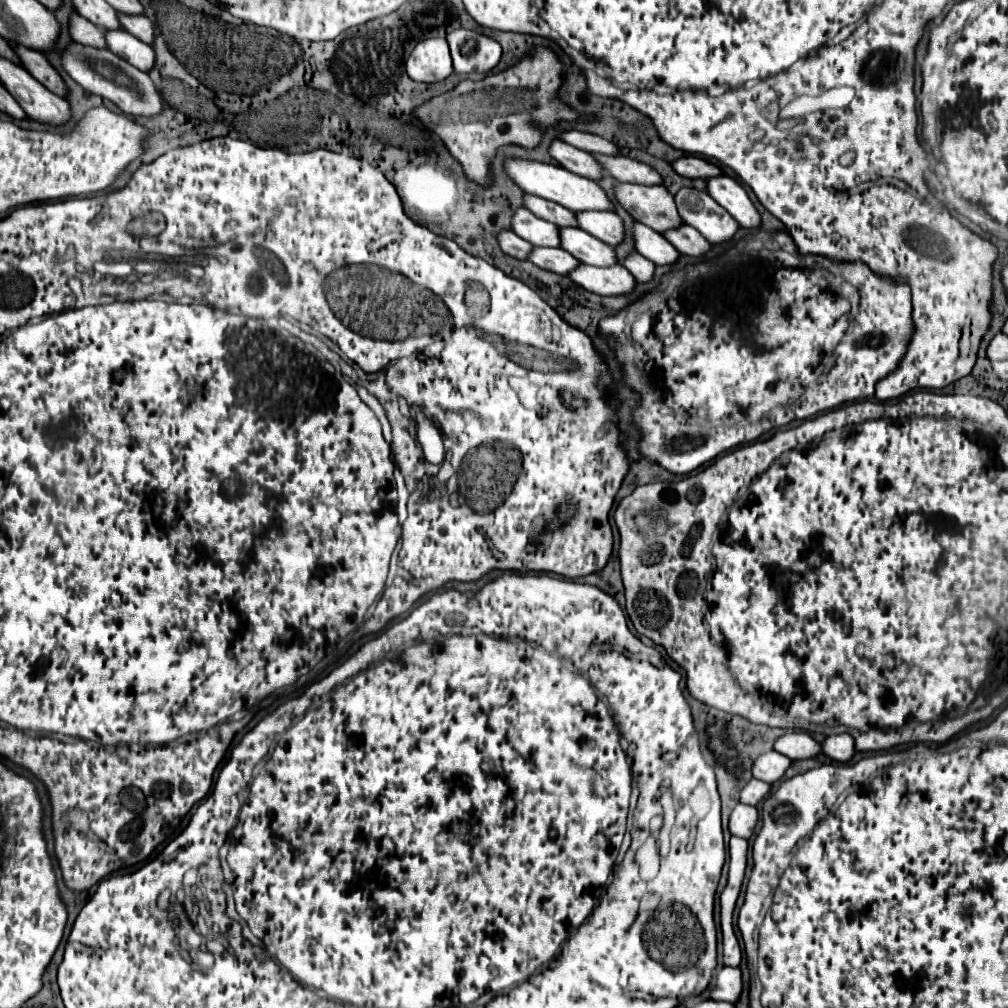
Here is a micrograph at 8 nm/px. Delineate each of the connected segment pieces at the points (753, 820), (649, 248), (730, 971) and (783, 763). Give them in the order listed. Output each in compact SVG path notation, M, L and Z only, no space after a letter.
M738 803L734 807L734 811L730 815L730 831L732 831L732 835L750 839L754 829L756 829L756 823L758 823L756 807L750 807L750 805L744 805L744 803Z
M634 223L634 241L636 251L650 259L654 265L672 265L680 257L680 253L664 235L656 233L654 229L648 229L642 223Z
M722 967L722 971L716 977L716 987L712 991L714 1001L728 1001L736 1003L742 995L742 971L740 967Z
M770 751L770 753L764 753L760 755L756 761L754 761L754 777L764 781L764 783L776 783L784 773L786 769L790 767L790 759L784 757L782 753L776 753L776 751Z

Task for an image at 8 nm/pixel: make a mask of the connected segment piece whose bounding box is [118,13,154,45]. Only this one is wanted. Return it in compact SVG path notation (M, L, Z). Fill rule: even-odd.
M120 13L118 19L120 19L122 27L124 27L128 33L132 33L132 35L138 37L140 41L152 45L152 33L154 33L154 29L152 29L152 21L150 21L148 17L132 17L132 15L122 15L122 13Z

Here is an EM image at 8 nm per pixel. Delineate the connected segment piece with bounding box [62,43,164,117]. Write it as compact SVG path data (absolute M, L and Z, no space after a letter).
M72 43L64 55L64 69L70 73L70 77L80 83L86 91L100 95L102 99L112 101L120 111L132 117L154 117L160 115L164 109L164 101L152 79L136 69L134 65L128 65L128 61L120 59L118 55L110 53L108 49L94 49L80 43Z

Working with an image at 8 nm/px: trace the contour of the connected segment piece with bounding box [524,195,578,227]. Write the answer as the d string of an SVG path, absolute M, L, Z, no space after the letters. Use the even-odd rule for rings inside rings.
M524 195L524 203L536 217L540 217L544 221L550 221L558 227L578 227L576 215L558 203L546 201L536 195Z

